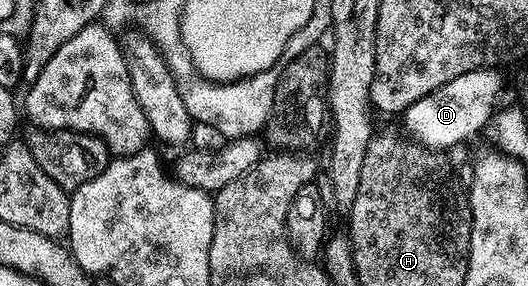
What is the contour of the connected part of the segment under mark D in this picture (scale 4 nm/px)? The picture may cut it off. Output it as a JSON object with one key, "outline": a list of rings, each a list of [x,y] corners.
{"outline":[[[497,68],[468,71],[468,75],[459,75],[457,79],[452,79],[452,83],[444,83],[444,87],[412,103],[412,107],[408,107],[404,114],[406,129],[415,137],[411,138],[430,151],[443,151],[468,140],[480,129],[485,130],[499,104],[502,77],[498,73],[501,72]]]}

